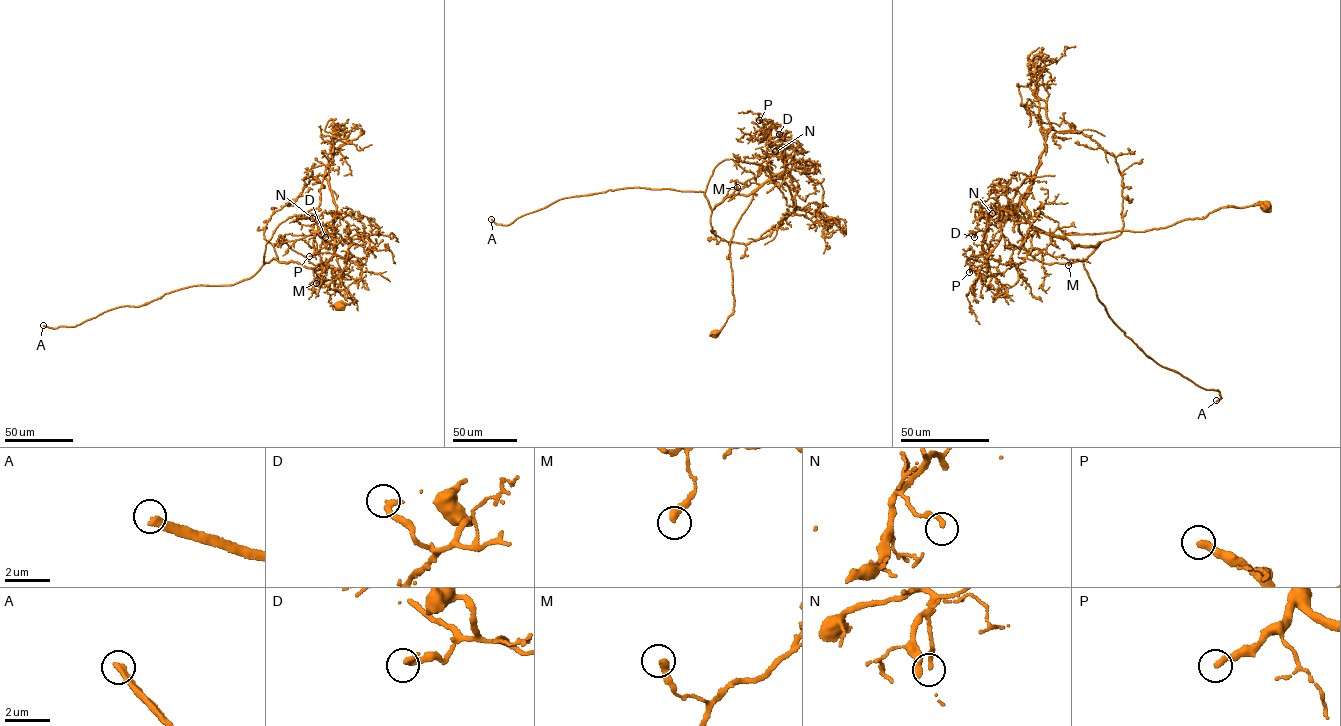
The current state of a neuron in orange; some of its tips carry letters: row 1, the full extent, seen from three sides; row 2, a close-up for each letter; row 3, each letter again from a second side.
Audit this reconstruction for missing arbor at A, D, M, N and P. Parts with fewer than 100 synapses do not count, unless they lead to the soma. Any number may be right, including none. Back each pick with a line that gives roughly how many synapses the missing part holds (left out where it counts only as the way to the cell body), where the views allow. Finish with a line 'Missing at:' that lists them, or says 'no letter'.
A: 600 synapses
P: 120 synapses
Missing at: A, P

